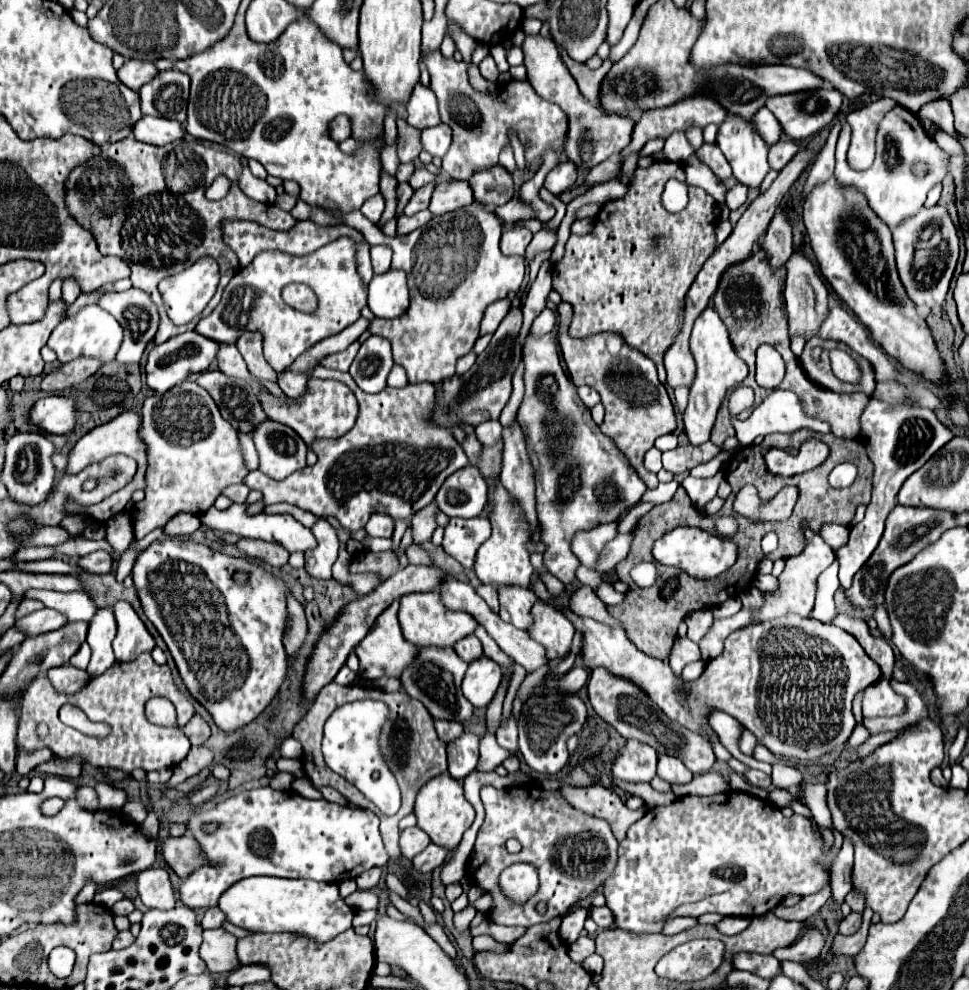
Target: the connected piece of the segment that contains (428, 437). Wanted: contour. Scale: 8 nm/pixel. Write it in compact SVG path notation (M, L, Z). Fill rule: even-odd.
M314 366L308 374L284 370L278 386L290 398L300 398L306 392L310 378L334 378L344 382L358 398L358 418L352 430L336 440L322 440L312 446L318 456L314 466L294 472L286 480L272 480L264 472L254 470L244 478L250 490L260 490L264 504L288 502L318 518L336 518L340 522L340 544L350 540L352 532L366 526L374 512L390 514L392 518L408 518L428 506L442 482L456 470L468 466L462 446L448 430L428 422L434 402L434 384L408 384L404 388L384 388L378 394L362 392L348 372Z

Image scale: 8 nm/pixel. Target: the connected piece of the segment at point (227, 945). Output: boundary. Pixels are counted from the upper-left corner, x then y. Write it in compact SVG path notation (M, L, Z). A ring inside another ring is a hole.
M224 928L204 930L200 956L212 974L240 968L240 960L236 956L236 936L228 934Z

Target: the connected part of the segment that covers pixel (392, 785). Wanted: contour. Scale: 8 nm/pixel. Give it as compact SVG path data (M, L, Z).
M376 700L342 704L324 725L322 754L332 771L355 785L384 816L392 816L400 808L400 790L378 748L378 734L386 716L386 704Z

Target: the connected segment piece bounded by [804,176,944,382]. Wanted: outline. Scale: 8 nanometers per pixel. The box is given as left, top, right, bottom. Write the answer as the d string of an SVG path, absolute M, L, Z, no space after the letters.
M834 176L828 178L806 196L804 226L822 276L854 310L858 320L870 330L872 338L884 348L884 352L900 360L906 368L922 372L926 380L944 382L944 364L930 328L926 326L926 320L918 316L916 306L906 296L904 286L898 280L892 232L876 212L868 208L864 194L856 192L856 188L840 188Z

